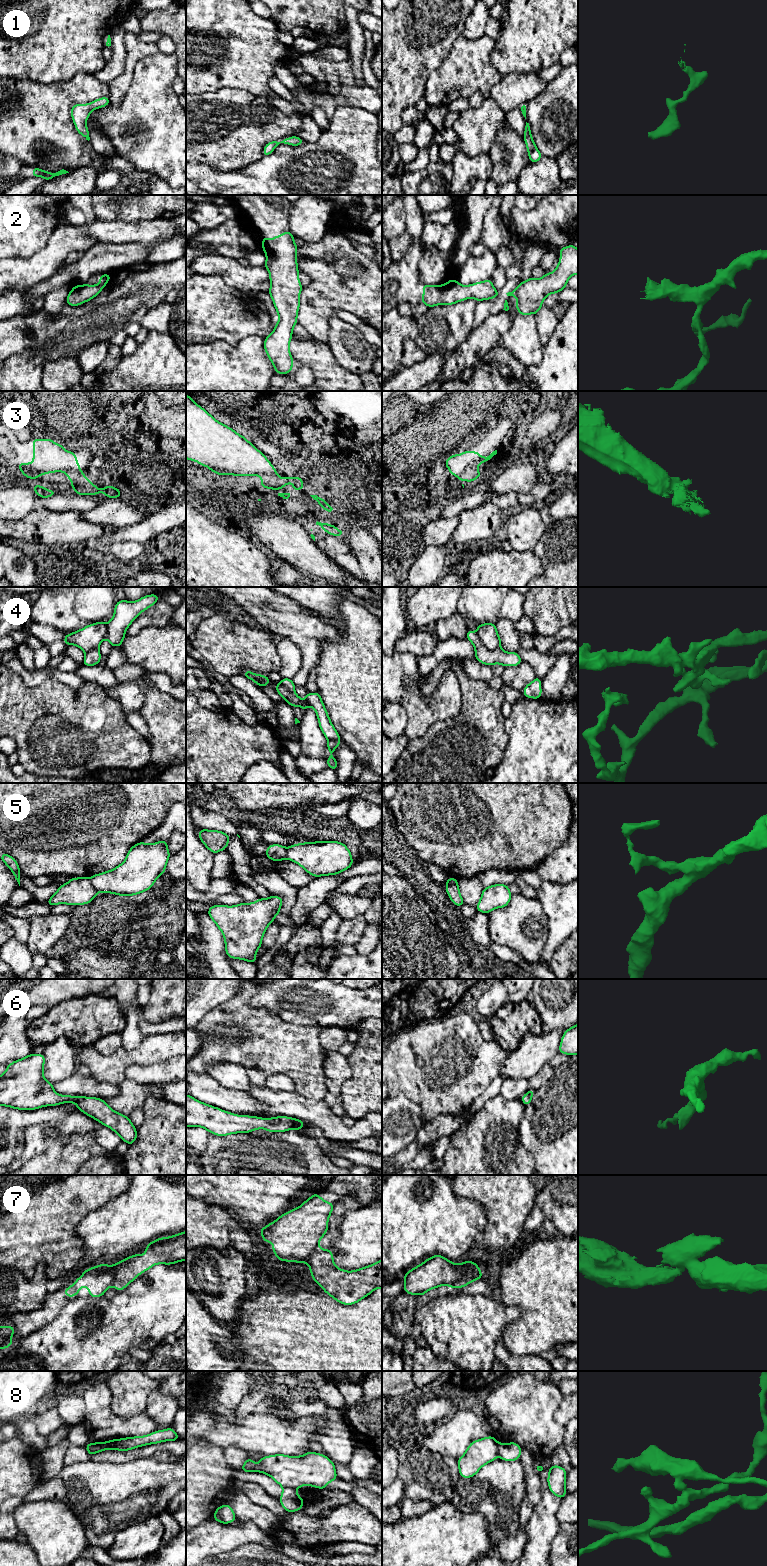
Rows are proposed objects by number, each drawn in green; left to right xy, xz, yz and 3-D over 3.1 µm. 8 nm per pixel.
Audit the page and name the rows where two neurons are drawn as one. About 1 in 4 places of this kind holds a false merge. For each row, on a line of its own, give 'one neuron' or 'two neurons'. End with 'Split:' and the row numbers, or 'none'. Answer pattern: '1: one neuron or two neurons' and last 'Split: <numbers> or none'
1: one neuron
2: one neuron
3: one neuron
4: two neurons
5: two neurons
6: one neuron
7: two neurons
8: two neurons
Split: 4, 5, 7, 8

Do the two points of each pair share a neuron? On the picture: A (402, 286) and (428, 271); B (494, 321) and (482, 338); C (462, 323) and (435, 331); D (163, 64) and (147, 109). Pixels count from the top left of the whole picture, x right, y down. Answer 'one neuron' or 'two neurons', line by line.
A: two neurons
B: one neuron
C: one neuron
D: one neuron

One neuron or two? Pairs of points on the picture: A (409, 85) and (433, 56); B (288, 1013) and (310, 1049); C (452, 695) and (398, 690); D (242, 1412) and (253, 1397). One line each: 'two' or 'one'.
A: one
B: two
C: one
D: one

